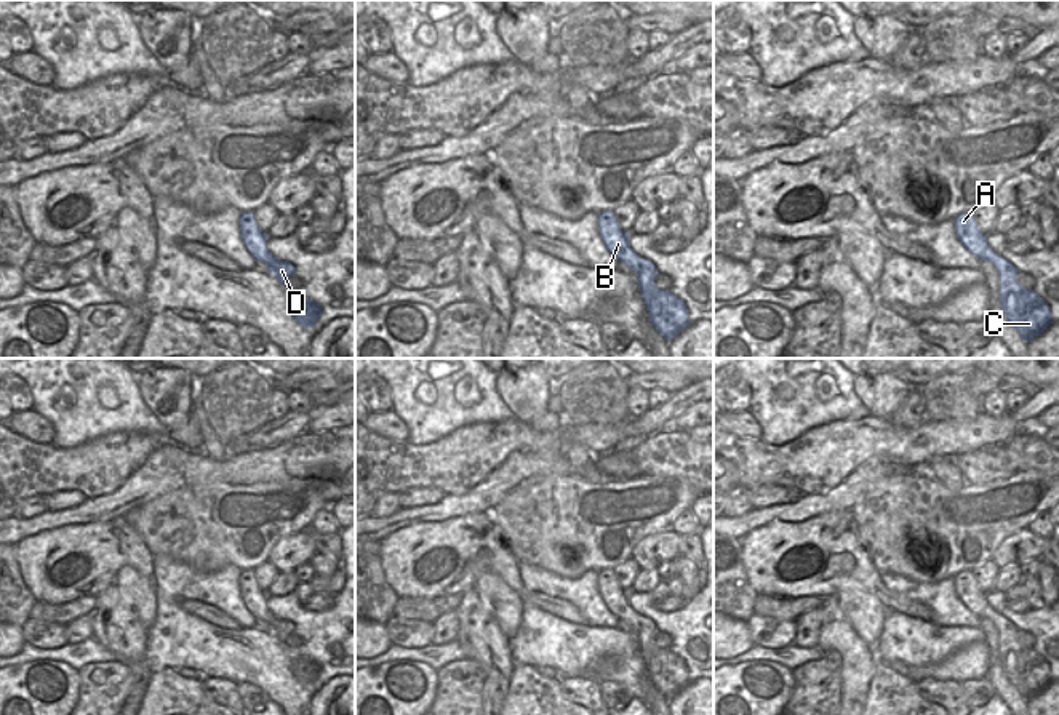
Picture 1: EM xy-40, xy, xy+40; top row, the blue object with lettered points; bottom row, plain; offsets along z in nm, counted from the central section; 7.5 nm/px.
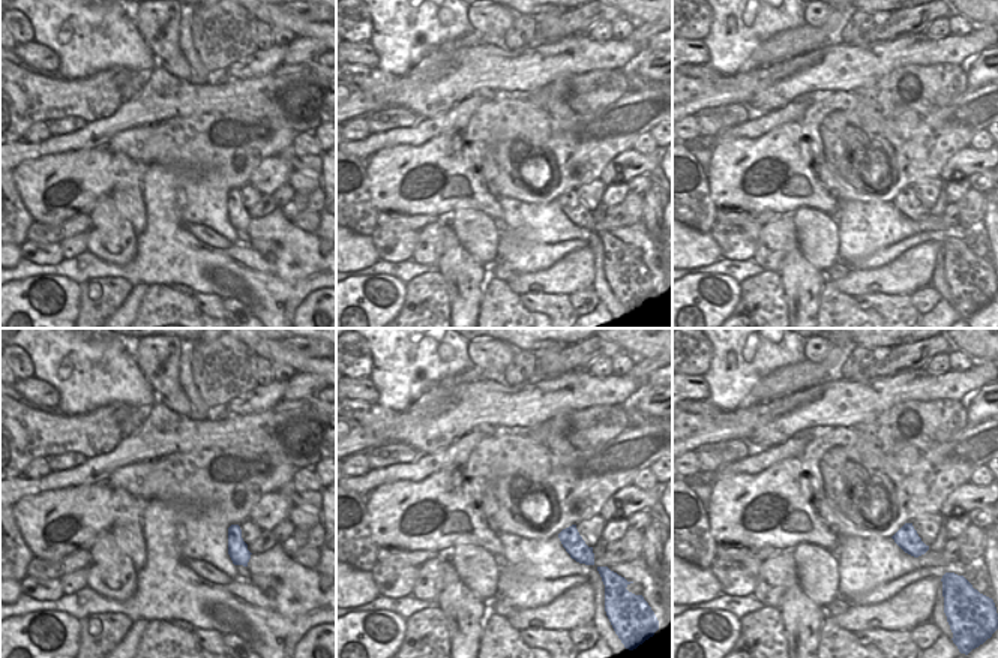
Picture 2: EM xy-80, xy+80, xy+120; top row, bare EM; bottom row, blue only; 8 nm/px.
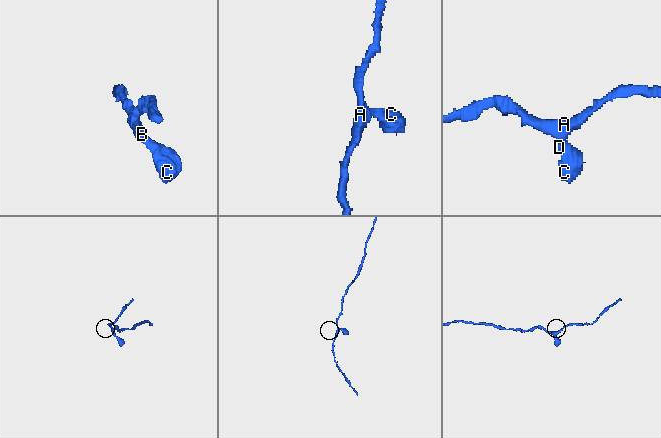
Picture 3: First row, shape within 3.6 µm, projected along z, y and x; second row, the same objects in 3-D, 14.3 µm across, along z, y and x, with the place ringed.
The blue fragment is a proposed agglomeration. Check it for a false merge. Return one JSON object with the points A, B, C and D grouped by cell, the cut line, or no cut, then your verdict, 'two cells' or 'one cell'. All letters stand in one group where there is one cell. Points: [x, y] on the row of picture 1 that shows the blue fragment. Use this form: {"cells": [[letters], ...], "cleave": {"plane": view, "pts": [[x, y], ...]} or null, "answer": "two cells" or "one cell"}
{"cells": [["A", "B", "C", "D"]], "cleave": null, "answer": "one cell"}

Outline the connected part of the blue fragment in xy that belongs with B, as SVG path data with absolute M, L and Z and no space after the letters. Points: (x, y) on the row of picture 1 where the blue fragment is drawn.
M613 210L598 214L598 234L606 250L635 272L649 322L669 342L691 323L685 302L669 290L654 286L656 266L629 246L629 234L619 227Z

